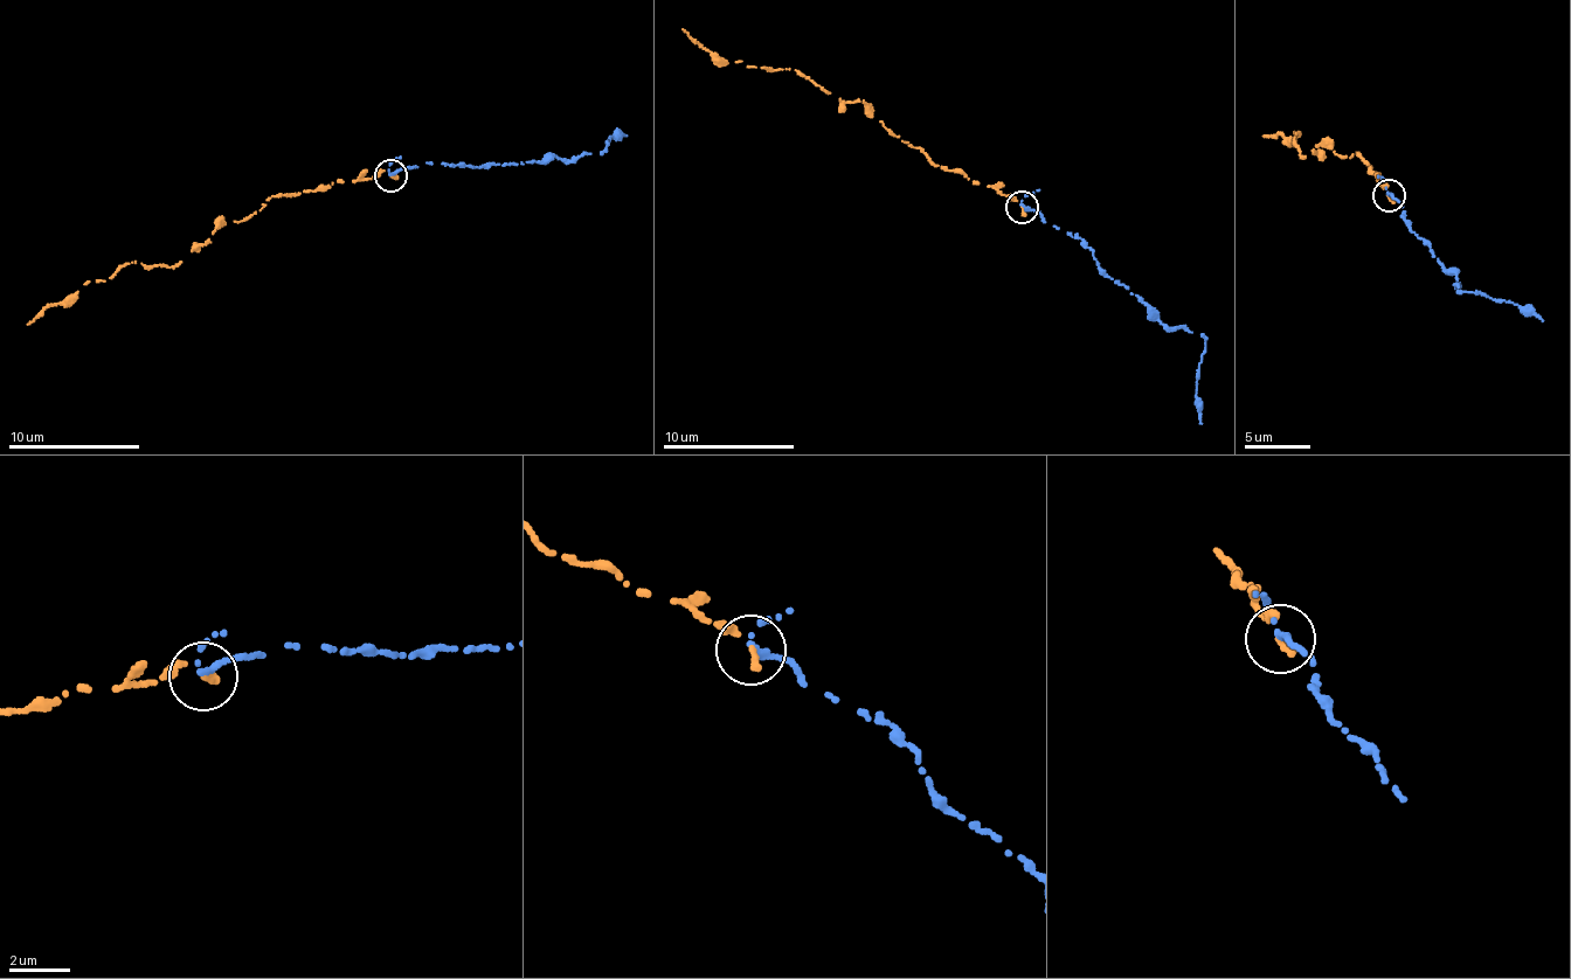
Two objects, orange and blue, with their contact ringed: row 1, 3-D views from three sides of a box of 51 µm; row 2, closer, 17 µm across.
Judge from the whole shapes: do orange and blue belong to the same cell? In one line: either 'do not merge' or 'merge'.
do not merge

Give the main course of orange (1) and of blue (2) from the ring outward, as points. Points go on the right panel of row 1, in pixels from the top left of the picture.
1: (1388, 196), (1360, 151), (1344, 158), (1322, 144), (1305, 157), (1296, 132), (1294, 139), (1293, 132), (1264, 137)
2: (1388, 193), (1403, 203), (1403, 217), (1430, 247), (1438, 262), (1455, 275), (1455, 286), (1514, 301), (1543, 320)

